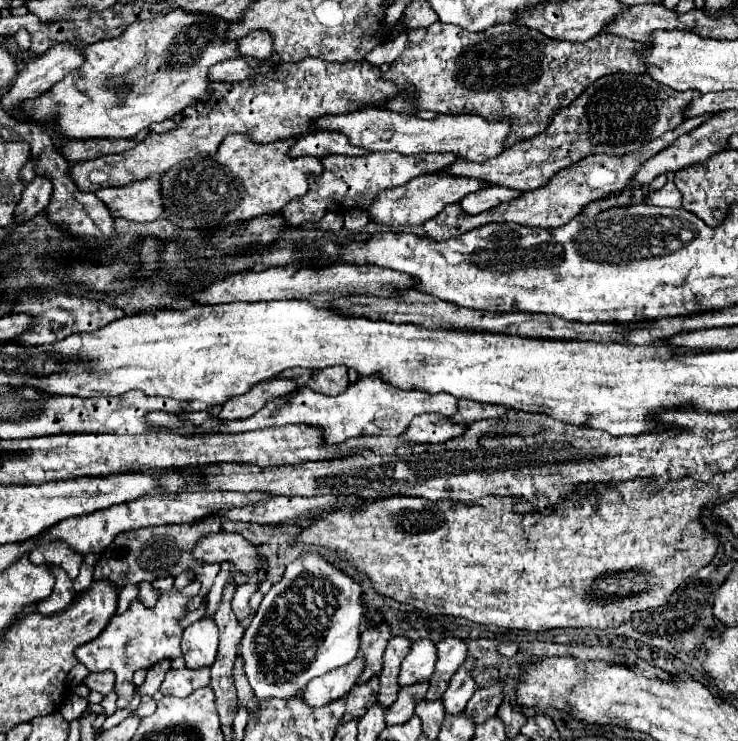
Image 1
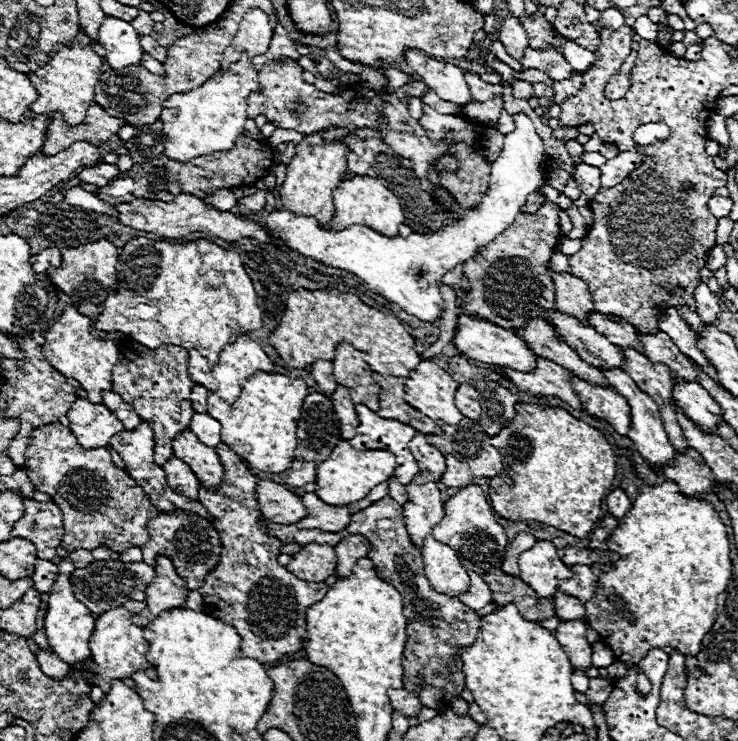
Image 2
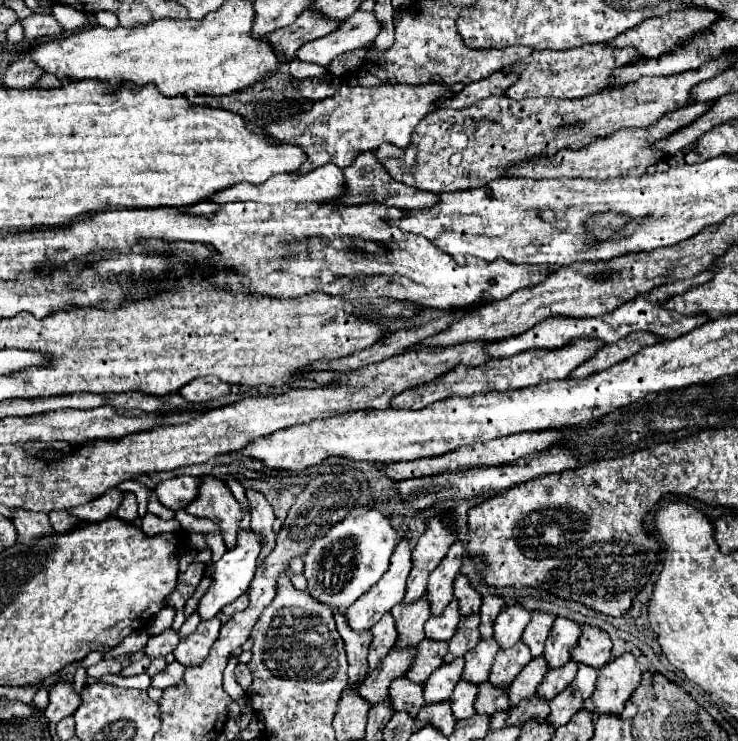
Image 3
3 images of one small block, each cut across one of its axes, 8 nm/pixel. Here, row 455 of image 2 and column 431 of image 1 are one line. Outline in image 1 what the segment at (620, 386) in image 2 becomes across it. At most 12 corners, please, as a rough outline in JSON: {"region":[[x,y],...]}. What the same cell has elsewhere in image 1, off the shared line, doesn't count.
{"region":[[412,642],[398,676],[400,686],[428,680],[436,644]]}

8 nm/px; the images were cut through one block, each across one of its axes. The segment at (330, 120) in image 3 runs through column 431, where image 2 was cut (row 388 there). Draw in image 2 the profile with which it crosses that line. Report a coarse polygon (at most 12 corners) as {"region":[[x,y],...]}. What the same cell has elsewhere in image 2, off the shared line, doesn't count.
{"region":[[68,306],[46,332],[42,354],[102,402],[118,346],[90,332]]}

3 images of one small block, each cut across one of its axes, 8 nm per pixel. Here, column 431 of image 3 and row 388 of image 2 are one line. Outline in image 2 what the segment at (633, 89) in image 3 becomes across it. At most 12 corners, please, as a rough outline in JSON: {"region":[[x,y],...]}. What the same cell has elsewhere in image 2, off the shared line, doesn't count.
{"region":[[120,340],[112,392],[174,456],[188,428],[194,382],[188,350]]}

